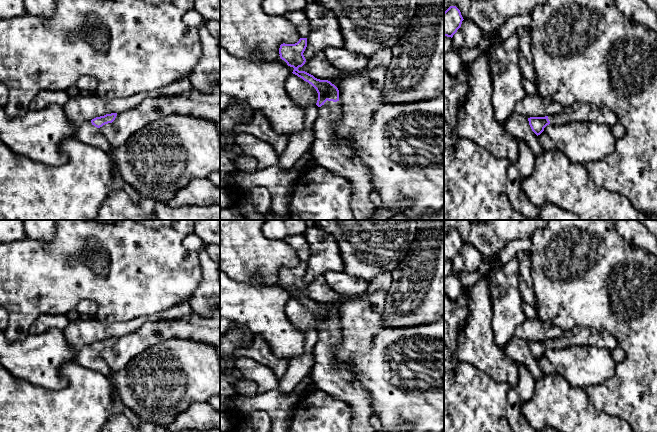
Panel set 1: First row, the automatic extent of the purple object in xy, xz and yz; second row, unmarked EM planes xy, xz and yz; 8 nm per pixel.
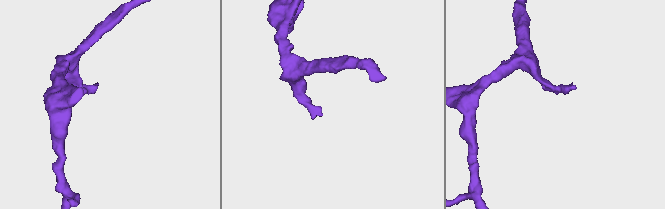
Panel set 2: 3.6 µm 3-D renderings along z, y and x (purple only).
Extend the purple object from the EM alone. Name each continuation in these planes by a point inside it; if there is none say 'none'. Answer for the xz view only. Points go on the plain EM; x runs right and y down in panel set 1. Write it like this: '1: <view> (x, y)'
1: xz (330, 376)

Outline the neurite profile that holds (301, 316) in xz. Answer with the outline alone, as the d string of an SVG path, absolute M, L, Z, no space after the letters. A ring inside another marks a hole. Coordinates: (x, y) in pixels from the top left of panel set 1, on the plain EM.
M291 297L284 310L290 323L305 334L310 327L317 327L318 317L316 313L297 299Z

